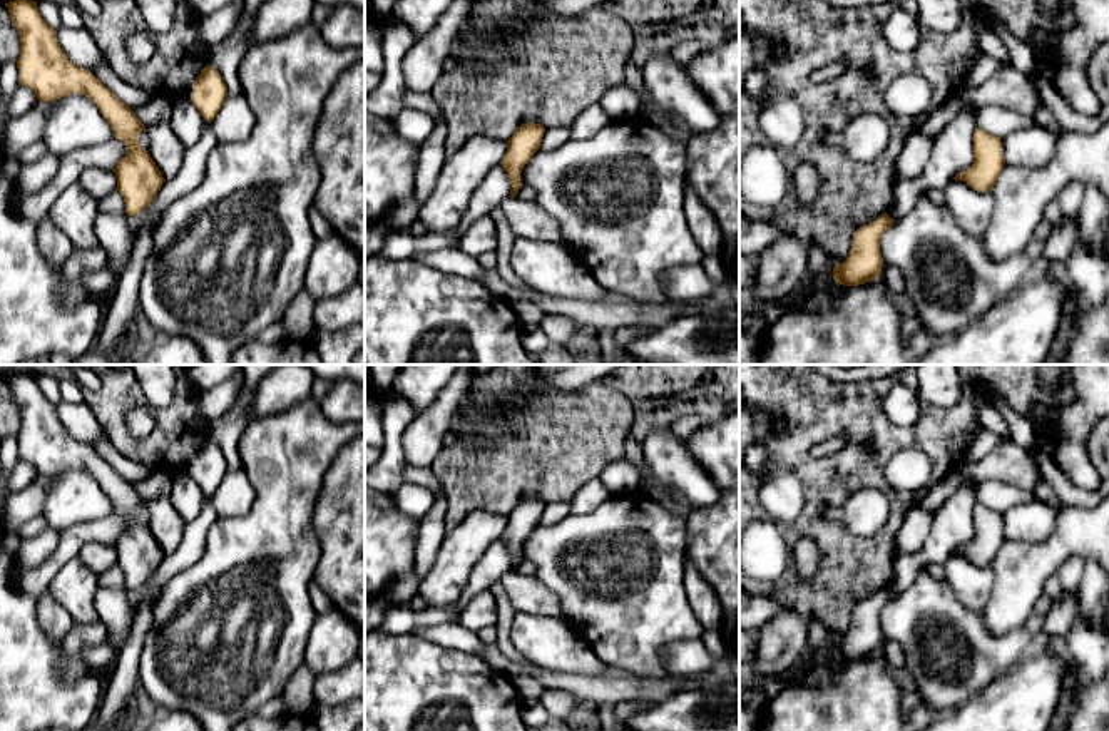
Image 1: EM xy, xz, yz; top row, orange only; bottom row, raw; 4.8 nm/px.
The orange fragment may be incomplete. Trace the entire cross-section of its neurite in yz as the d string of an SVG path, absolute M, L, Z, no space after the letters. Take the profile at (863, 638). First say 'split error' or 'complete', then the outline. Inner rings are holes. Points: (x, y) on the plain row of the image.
complete | M887 587L855 606L848 632L833 642L833 654L843 661L858 661L880 651L883 639L880 617L892 602Z

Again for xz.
complete | M527 497L522 498L507 515L507 527L500 539L509 547L512 559L509 572L515 572L519 564L524 560L520 555L520 547L530 532L540 524L544 507L545 502L540 498Z

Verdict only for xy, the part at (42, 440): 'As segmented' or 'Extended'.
As segmented

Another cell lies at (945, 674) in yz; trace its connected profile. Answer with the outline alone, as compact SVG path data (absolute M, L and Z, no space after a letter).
M928 570L918 572L910 587L902 590L880 617L883 639L895 641L905 652L905 671L913 679L922 703L937 716L962 706L975 693L985 689L995 677L1007 672L1030 652L1032 634L1024 627L1004 636L994 636L982 611L967 609L945 579L935 579ZM938 624L950 639L932 639L925 627Z

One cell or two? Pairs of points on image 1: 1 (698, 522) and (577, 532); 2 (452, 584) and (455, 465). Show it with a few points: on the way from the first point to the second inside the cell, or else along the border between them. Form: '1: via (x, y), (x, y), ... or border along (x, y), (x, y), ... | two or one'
1: border along (684, 519), (688, 529), (686, 557) | two
2: border along (490, 514), (472, 511), (449, 531) | two

